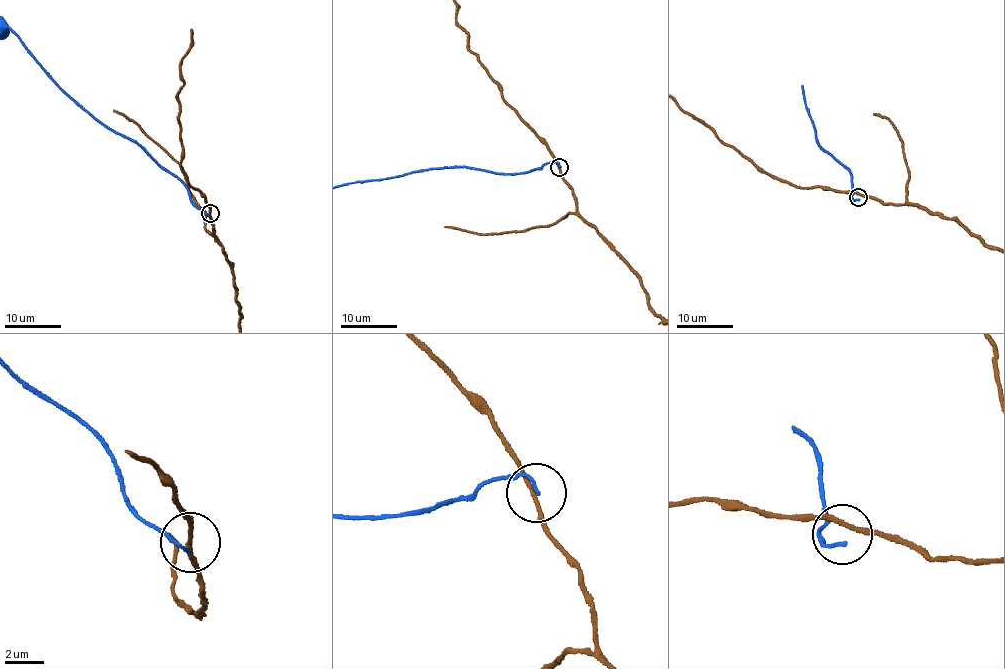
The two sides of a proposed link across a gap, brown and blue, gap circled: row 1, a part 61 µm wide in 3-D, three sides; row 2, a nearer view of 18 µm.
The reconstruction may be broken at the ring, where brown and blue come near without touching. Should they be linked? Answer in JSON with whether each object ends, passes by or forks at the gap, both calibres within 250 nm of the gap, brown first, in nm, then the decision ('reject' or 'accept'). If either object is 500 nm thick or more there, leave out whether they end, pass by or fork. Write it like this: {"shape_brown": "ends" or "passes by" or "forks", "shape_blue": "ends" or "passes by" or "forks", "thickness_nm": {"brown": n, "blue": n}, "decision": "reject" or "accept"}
{"shape_brown": "passes by", "shape_blue": "ends", "thickness_nm": {"brown": 200, "blue": 180}, "decision": "reject"}

